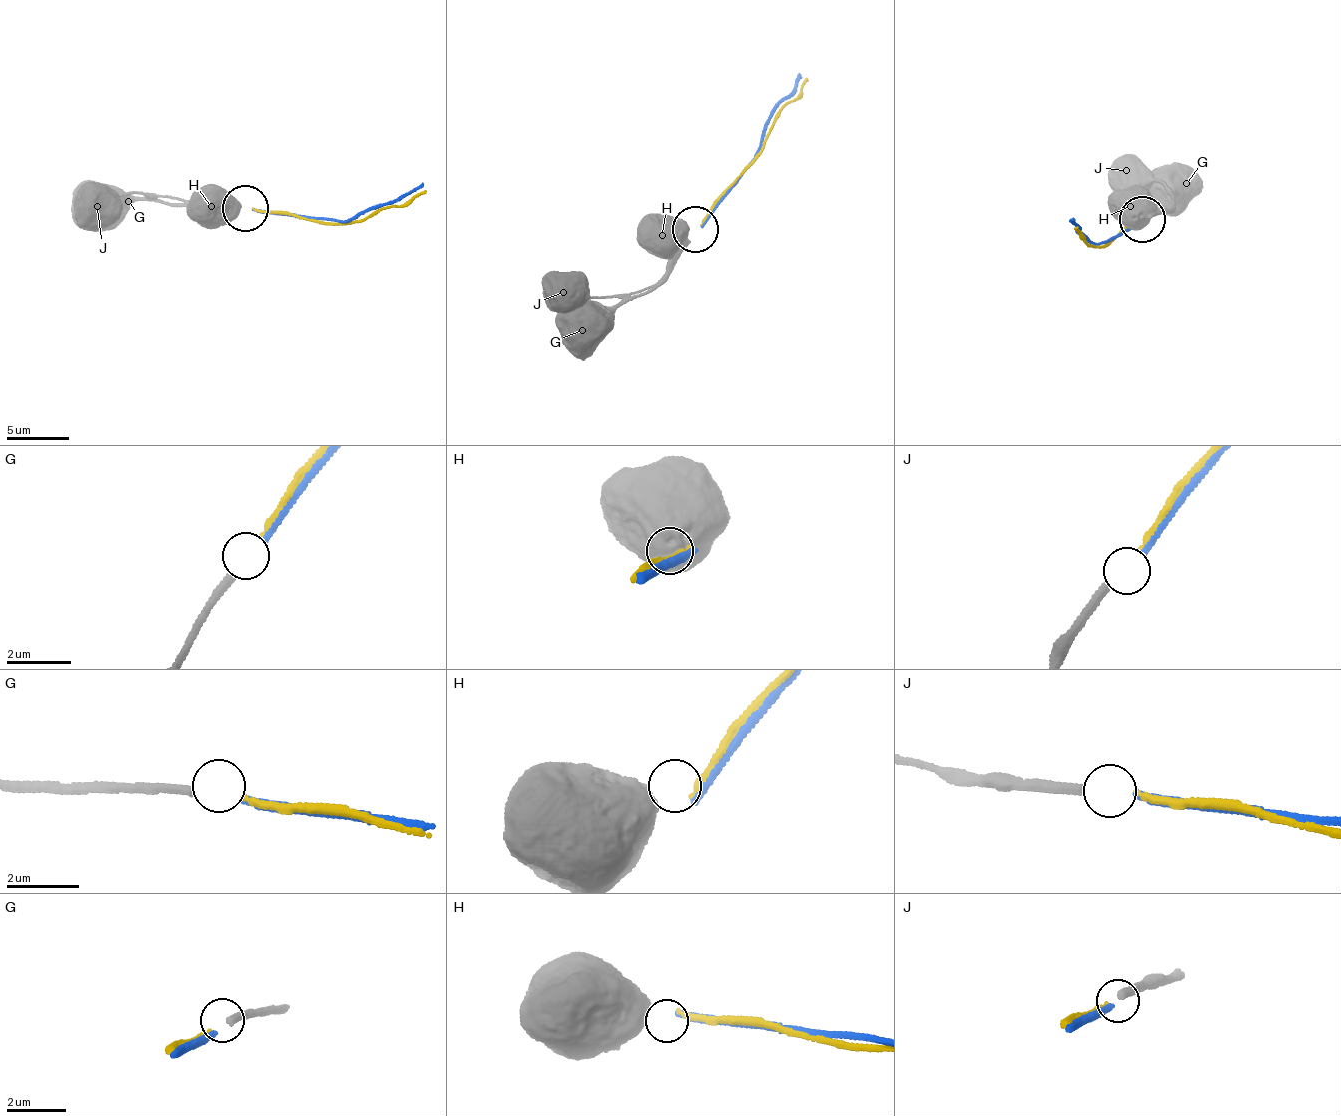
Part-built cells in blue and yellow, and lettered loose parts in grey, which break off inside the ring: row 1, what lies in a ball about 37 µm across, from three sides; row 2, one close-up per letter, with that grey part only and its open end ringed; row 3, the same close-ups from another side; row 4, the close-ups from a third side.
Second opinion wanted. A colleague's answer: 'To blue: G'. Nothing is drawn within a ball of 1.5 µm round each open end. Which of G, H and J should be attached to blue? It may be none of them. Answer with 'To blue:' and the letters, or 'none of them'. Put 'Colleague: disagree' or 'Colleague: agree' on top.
Colleague: agree
To blue: G

